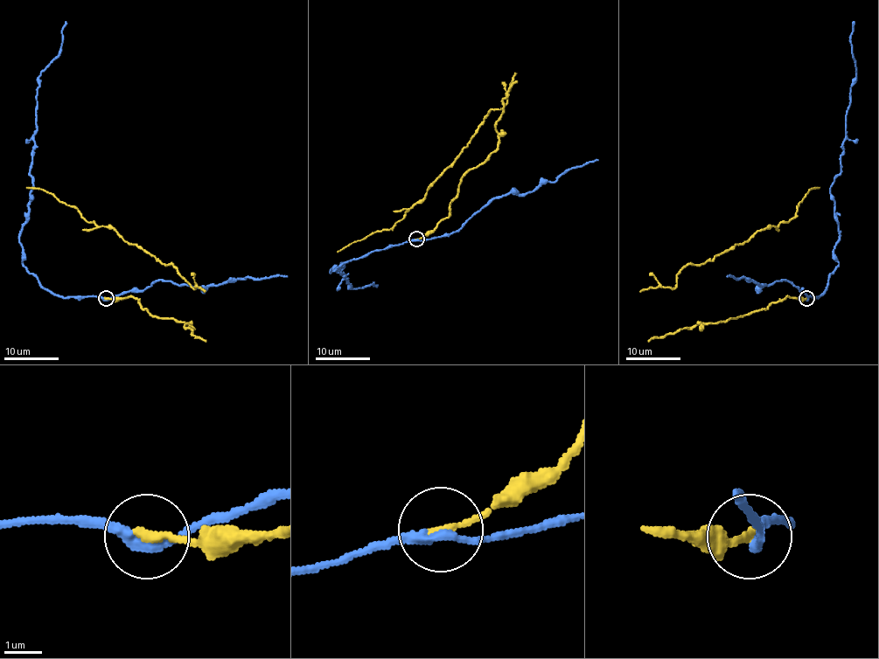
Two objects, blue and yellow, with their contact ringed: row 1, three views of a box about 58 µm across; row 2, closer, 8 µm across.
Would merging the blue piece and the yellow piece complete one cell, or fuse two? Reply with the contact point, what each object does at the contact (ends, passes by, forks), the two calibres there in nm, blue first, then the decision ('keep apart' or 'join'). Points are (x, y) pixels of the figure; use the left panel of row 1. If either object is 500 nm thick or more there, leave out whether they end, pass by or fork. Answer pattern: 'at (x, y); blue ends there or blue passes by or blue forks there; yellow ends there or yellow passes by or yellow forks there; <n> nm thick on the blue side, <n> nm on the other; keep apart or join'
at (106, 298); blue passes by; yellow ends there; 240 nm thick on the blue side, 200 nm on the other; keep apart

